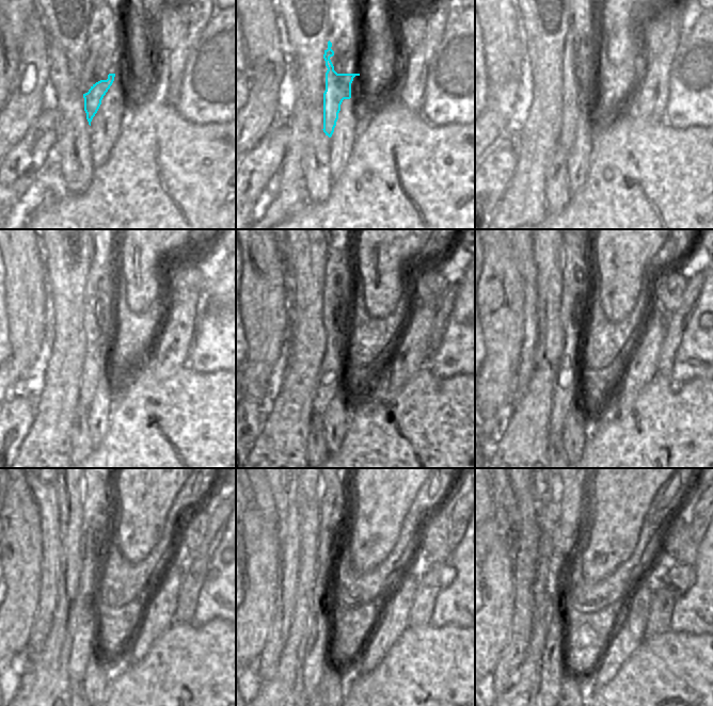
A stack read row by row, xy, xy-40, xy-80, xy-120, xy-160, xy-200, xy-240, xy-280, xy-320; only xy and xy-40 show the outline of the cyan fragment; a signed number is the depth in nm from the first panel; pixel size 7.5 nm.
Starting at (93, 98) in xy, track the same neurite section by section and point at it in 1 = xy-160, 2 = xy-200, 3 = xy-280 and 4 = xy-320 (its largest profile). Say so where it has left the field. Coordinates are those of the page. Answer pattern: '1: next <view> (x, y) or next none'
1: next xy-160 (338, 277)
2: next xy-200 (576, 277)
3: next xy-280 (334, 501)
4: next xy-320 (568, 490)

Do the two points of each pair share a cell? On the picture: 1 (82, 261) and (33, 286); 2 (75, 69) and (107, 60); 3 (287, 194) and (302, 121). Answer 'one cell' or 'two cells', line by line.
1: two cells
2: two cells
3: one cell

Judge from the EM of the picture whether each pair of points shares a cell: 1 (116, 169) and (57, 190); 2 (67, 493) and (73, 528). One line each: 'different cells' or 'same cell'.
1: different cells
2: same cell

